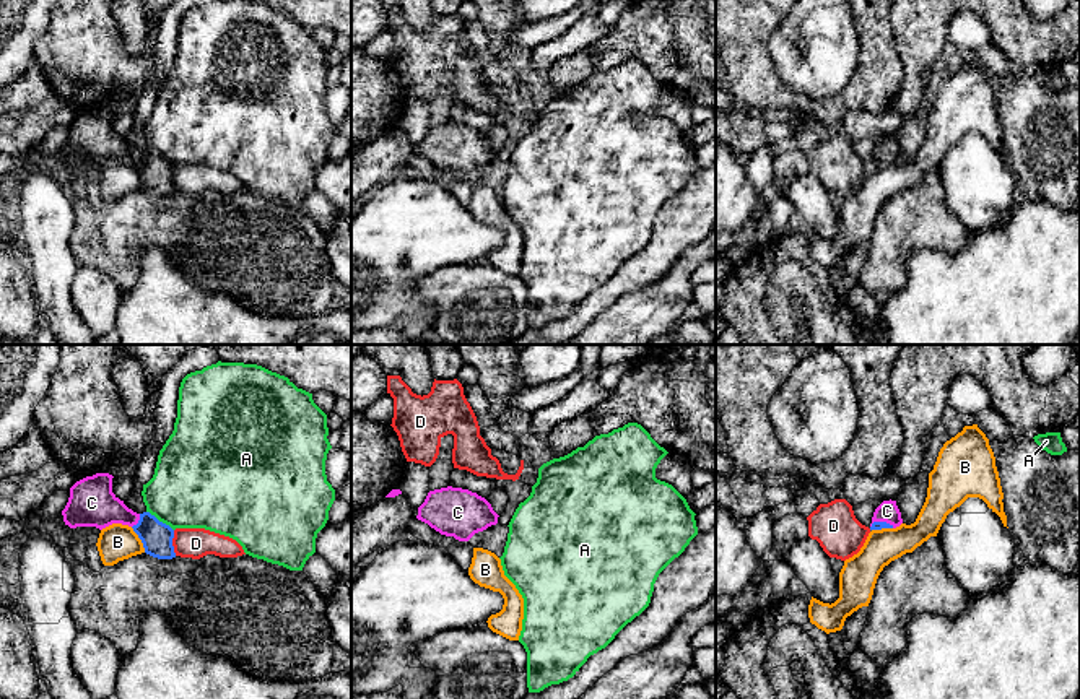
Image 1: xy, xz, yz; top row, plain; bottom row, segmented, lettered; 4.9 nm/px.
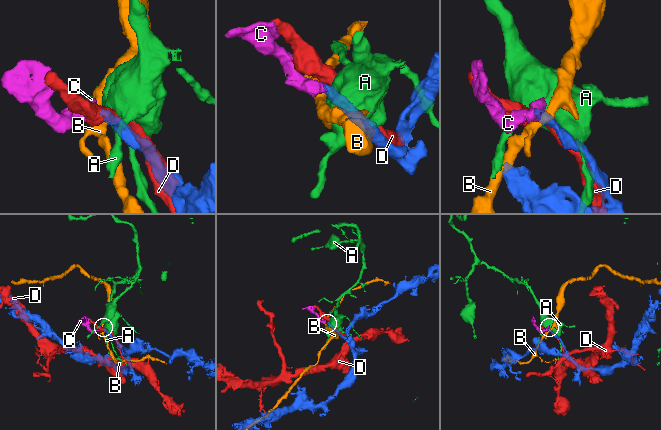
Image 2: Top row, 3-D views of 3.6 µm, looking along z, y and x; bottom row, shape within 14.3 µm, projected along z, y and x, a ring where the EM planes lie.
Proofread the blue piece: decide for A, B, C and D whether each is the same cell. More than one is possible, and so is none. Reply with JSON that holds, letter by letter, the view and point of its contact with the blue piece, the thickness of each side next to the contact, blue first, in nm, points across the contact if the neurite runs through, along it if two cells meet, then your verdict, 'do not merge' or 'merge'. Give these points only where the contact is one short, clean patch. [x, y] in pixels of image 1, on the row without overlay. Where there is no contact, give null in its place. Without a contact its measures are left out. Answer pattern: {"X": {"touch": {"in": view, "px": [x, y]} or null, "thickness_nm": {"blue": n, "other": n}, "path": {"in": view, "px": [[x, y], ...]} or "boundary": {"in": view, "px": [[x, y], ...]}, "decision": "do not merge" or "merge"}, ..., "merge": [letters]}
{"A": {"touch": {"in": "xy", "px": [158, 156]}, "thickness_nm": {"blue": 160, "other": 420}, "decision": "do not merge"}, "B": {"touch": {"in": "xy", "px": [140, 174]}, "thickness_nm": {"blue": 160, "other": 180}, "boundary": {"in": "xy", "px": [[130, 163], [145, 187]]}, "decision": "do not merge"}, "C": {"touch": {"in": "xy", "px": [139, 156]}, "thickness_nm": {"blue": 160, "other": 240}, "path": {"in": "xy", "px": [[156, 173], [139, 156], [91, 138]]}, "decision": "merge"}, "D": {"touch": {"in": "xy", "px": [171, 179]}, "thickness_nm": {"blue": 160, "other": 150}, "decision": "do not merge"}, "merge": ["C"]}

